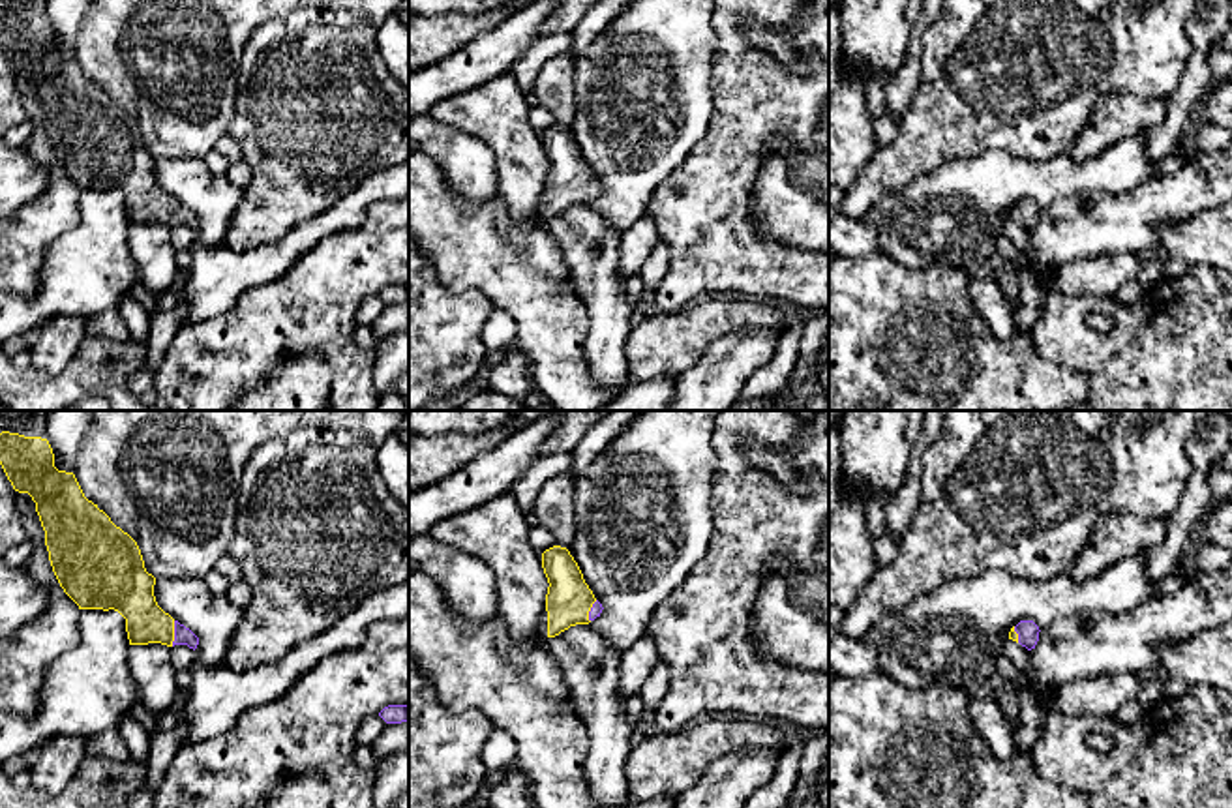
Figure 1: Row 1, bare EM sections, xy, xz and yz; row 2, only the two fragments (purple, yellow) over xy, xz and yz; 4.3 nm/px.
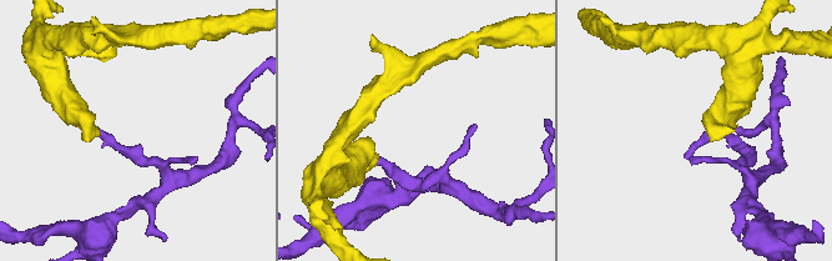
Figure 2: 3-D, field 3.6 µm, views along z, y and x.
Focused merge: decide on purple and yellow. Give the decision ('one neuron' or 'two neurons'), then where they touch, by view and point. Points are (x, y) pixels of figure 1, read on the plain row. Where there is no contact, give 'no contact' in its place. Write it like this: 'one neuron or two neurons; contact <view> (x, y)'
one neuron; contact xy (175, 214)

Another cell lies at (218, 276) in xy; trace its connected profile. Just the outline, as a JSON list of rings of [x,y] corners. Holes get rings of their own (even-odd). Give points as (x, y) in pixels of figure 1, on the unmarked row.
[[[409,163],[373,172],[330,210],[296,225],[278,242],[248,251],[236,251],[225,244],[204,247],[195,242],[188,285],[188,322],[225,313],[244,291],[266,285],[289,272],[324,236],[360,227],[375,202],[401,199],[409,199]]]

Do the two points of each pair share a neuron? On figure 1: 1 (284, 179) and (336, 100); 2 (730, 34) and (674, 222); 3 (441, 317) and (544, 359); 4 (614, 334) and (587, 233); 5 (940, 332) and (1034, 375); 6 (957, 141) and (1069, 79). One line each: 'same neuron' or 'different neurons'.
1: same neuron
2: same neuron
3: different neurons
4: same neuron
5: same neuron
6: same neuron

